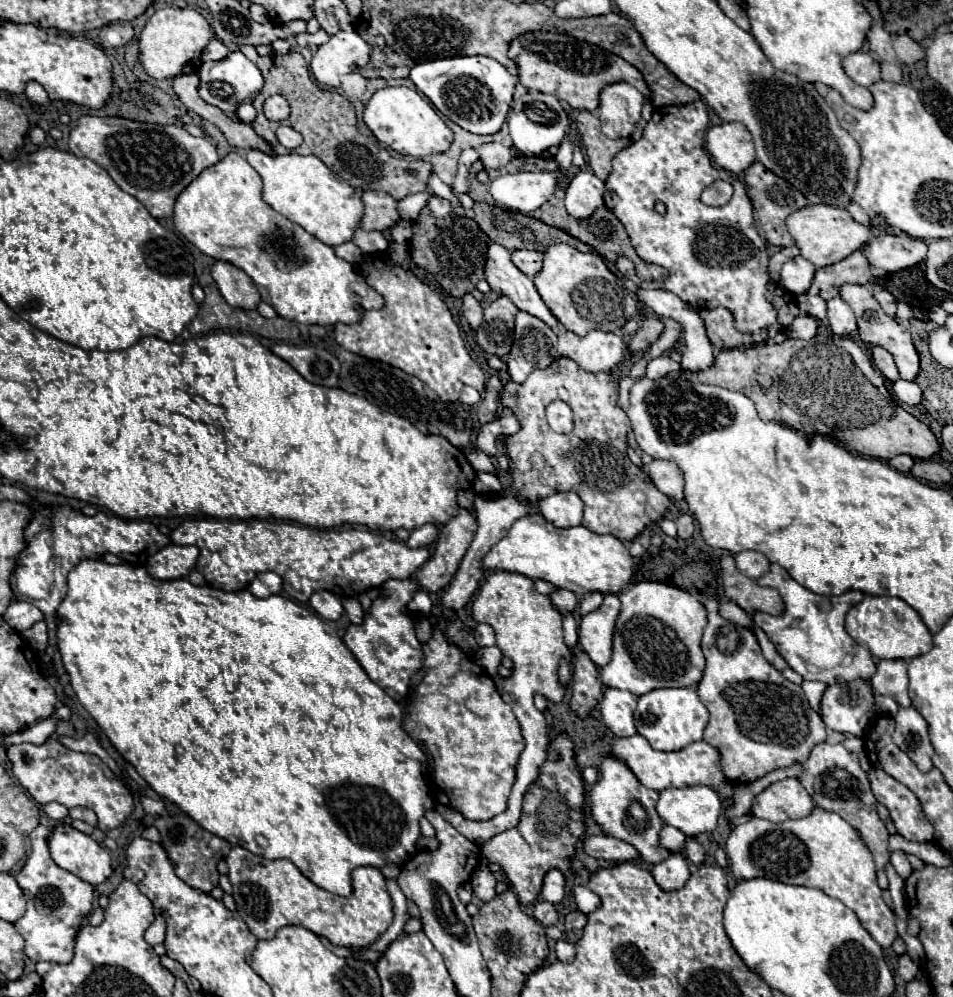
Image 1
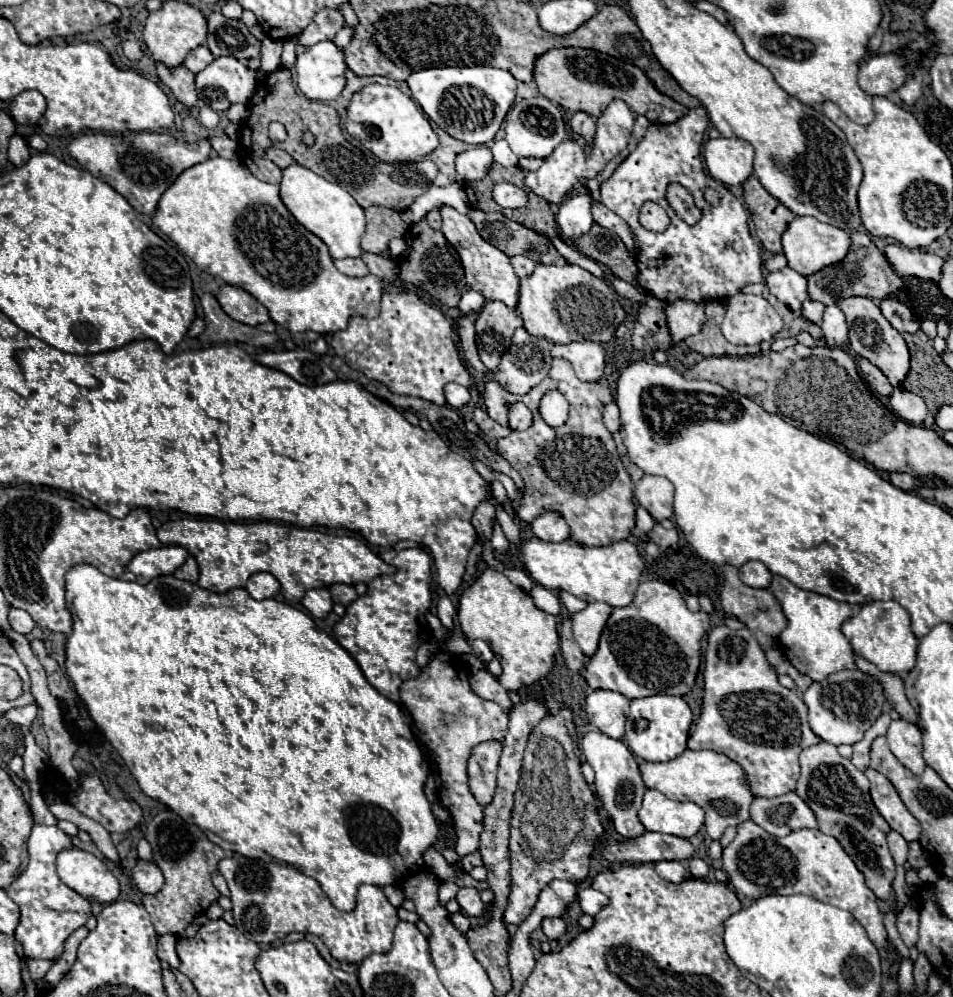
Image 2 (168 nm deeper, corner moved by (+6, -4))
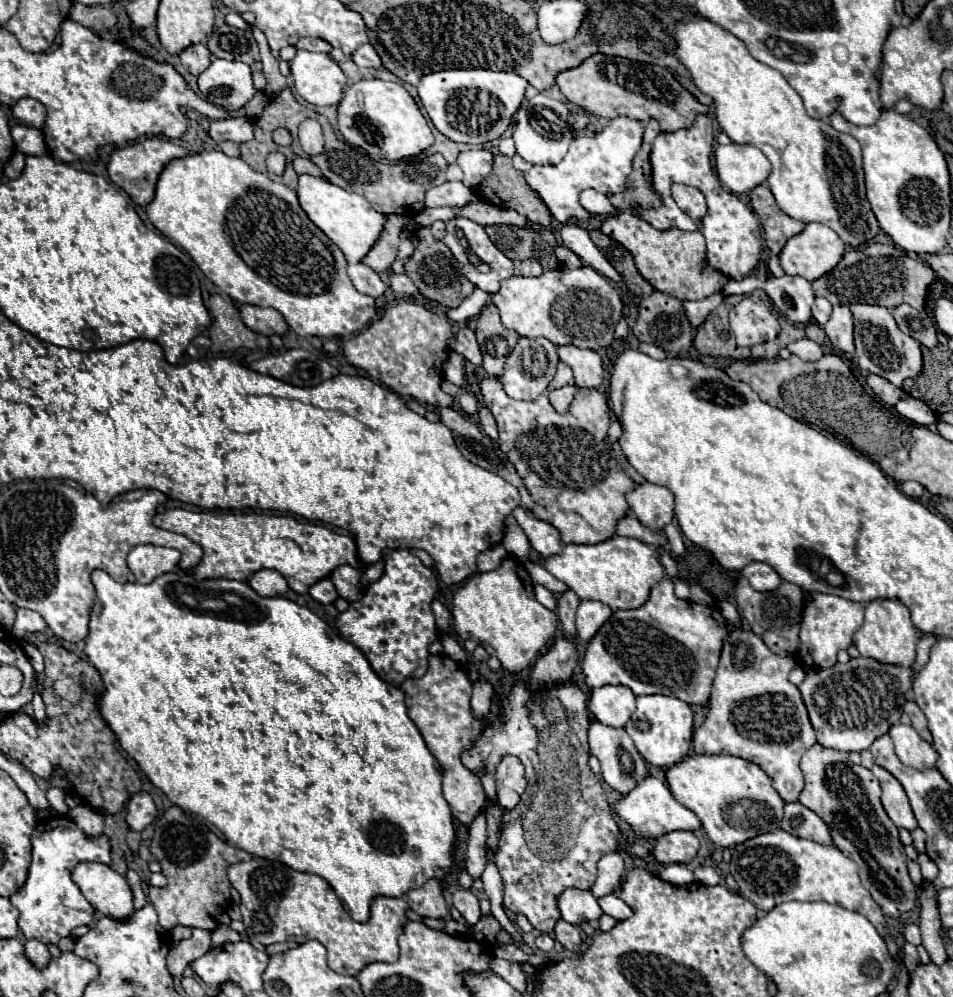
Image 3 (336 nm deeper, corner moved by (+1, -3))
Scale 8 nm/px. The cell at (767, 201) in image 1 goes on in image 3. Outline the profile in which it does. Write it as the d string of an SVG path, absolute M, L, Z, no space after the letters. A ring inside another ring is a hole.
M766 184L756 186L750 192L752 208L760 218L760 224L766 234L766 244L774 254L780 254L786 240L800 234L804 230L804 224L784 214L778 204L774 202L774 196L770 194L770 188Z

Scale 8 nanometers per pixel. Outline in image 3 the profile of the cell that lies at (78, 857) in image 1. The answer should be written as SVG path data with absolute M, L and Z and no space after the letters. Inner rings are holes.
M78 864L72 878L84 898L108 918L130 918L134 914L132 890L124 876L104 864Z

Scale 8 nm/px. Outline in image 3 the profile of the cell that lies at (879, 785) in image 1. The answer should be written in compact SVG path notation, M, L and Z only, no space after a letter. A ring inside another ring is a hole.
M872 766L872 774L880 780L882 804L884 804L886 814L890 816L890 820L898 828L914 830L918 824L916 824L916 818L912 814L912 808L910 808L910 802L908 802L908 796L904 792L902 784L882 766Z

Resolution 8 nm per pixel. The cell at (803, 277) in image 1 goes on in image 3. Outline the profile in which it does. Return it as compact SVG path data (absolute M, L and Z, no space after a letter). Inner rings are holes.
M782 276L770 278L762 286L770 296L774 308L792 324L810 324L814 292L808 280L802 276Z

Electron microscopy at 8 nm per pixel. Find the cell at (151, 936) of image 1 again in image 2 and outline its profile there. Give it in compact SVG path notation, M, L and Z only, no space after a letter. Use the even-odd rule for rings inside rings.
M165 809L153 817L153 821L147 825L145 837L153 847L153 861L165 875L165 885L159 893L145 895L143 905L149 911L159 935L181 935L193 915L205 913L207 907L217 901L219 891L211 883L211 873L217 869L217 863L227 857L227 853L219 845L211 843L203 831L191 823L185 823L171 809Z

